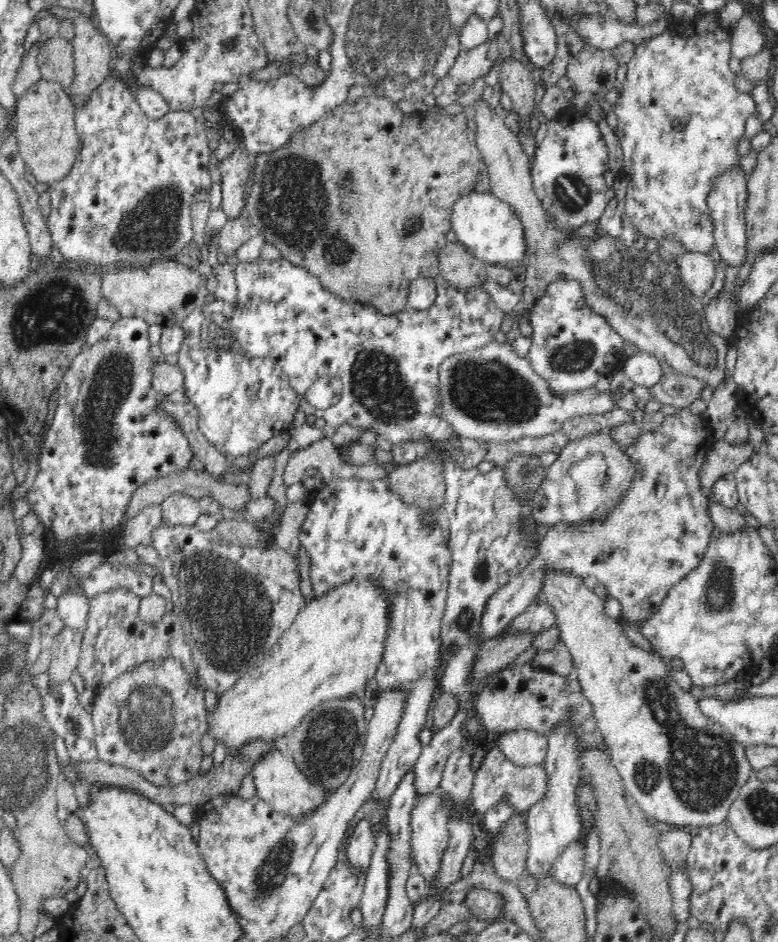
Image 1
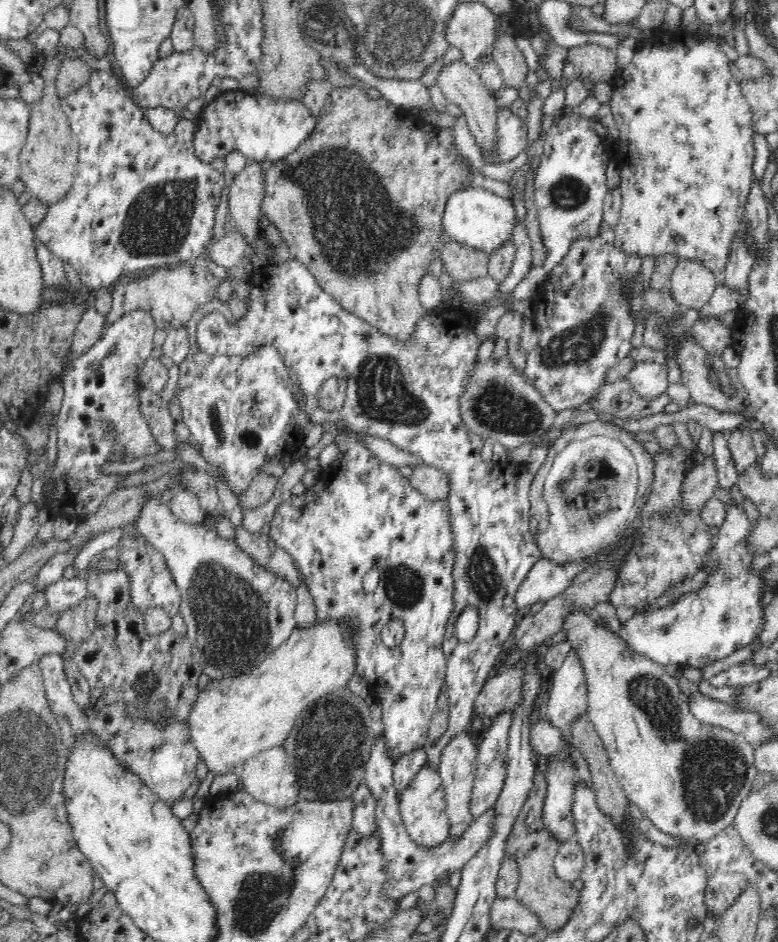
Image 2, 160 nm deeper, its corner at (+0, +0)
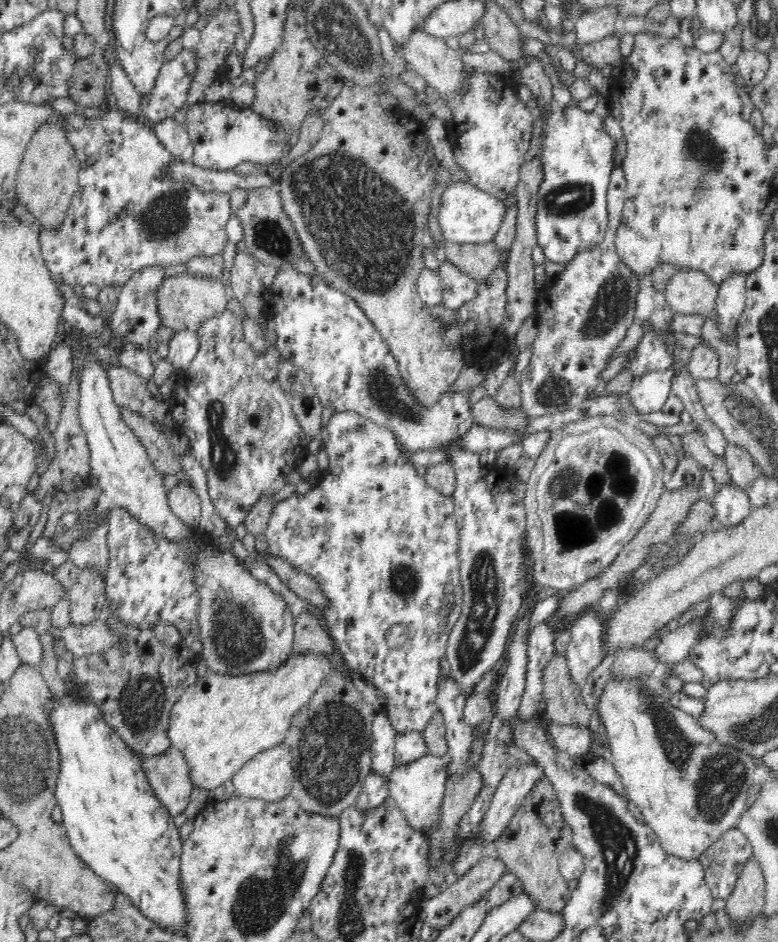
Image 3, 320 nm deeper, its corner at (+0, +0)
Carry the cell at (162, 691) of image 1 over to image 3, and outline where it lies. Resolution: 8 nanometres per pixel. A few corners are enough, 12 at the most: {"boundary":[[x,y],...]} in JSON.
{"boundary":[[171,746],[142,769],[173,818],[194,787],[182,752]]}

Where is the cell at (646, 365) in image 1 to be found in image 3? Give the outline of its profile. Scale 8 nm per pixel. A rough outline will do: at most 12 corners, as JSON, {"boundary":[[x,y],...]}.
{"boundary":[[674,370],[634,378],[628,393],[642,415],[661,410]]}

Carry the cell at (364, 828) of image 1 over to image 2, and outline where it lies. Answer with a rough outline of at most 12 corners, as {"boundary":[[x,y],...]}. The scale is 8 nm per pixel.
{"boundary":[[359,785],[354,799],[353,829],[361,836],[377,830],[377,801]]}

